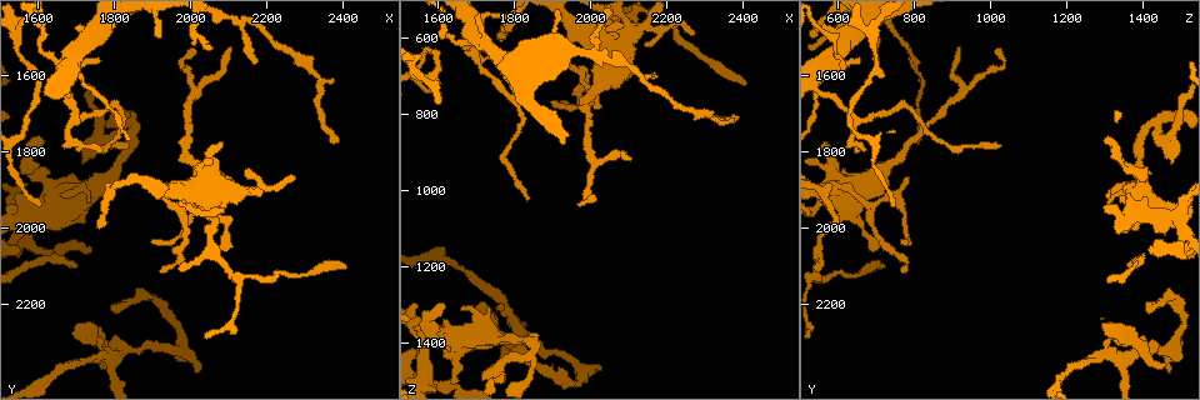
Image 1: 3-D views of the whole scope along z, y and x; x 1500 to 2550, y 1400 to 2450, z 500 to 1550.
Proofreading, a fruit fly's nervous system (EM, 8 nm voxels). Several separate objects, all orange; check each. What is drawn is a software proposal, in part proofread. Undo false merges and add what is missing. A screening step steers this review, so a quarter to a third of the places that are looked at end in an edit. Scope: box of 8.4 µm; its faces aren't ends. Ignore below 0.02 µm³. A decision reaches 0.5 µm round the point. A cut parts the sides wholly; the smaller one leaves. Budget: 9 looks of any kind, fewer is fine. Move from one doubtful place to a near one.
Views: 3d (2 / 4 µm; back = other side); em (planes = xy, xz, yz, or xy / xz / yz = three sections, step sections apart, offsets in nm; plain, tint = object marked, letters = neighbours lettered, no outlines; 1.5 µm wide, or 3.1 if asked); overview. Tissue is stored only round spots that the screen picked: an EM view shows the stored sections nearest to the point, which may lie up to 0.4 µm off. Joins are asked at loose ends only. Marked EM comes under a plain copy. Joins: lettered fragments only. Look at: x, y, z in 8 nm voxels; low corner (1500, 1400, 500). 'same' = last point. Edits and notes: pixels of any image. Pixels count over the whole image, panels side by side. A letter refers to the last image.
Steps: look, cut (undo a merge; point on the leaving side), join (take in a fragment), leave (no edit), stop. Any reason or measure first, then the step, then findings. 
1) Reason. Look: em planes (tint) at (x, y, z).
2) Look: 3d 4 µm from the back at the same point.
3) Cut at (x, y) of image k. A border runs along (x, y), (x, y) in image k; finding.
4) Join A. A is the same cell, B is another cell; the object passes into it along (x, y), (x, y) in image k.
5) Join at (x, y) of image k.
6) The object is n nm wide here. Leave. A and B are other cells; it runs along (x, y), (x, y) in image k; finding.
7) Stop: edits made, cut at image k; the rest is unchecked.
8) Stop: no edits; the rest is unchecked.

Thin end. Look: em planes (letters) at (1930, 2120, 760).

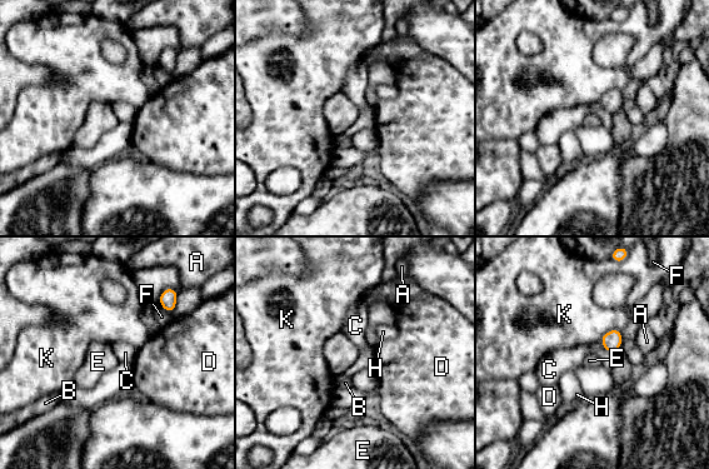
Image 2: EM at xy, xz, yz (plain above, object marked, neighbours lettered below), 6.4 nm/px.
Leave. A, B, C, D, E, F, H and K are other cells; a border runs along (599, 342), (612, 354) in image 2; none of them fits.

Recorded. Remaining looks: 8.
Thin end. Look: 3d 2 µm at (2175, 1570, 705).

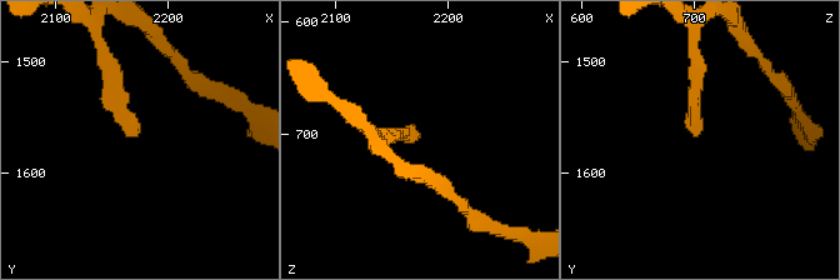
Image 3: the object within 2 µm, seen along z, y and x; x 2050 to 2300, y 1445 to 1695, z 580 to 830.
Look: em xz step 8 (letters) at (2166, 1566, 702).

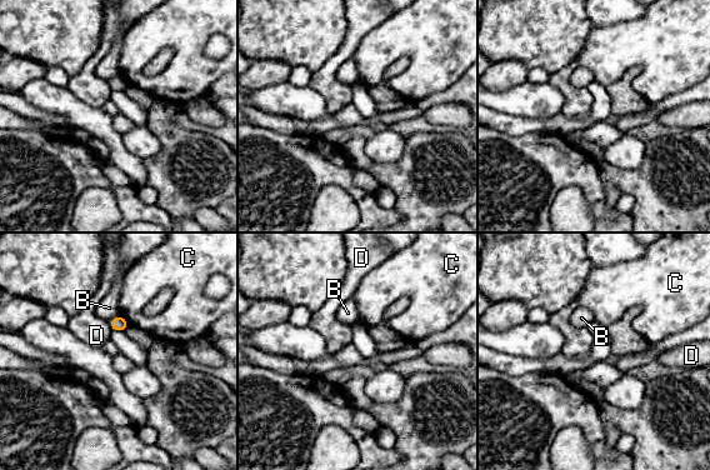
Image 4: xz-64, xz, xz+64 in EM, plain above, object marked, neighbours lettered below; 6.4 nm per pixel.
Look: em planes (letters) at the same point.

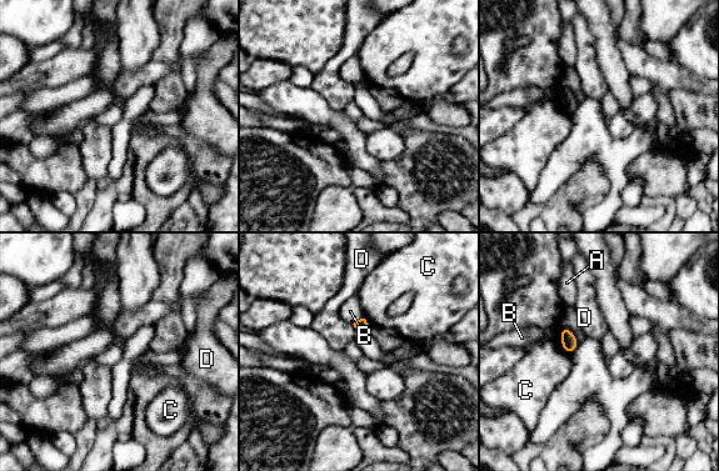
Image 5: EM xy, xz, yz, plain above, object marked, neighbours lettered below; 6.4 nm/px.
Leave. A, B, C and D are other cells; a border runs along (362, 317), (353, 324) in image 5; none of them fits.

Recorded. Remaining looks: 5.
Tapers out. Look: 3d 2 µm at (2010, 1870, 785).

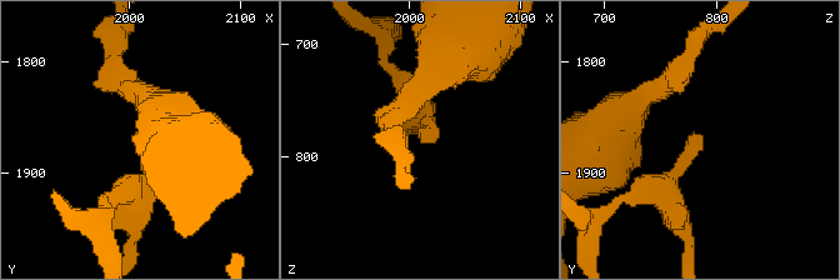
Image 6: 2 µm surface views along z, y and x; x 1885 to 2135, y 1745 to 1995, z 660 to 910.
Look: em planes (letters) at (2012, 1864, 786).

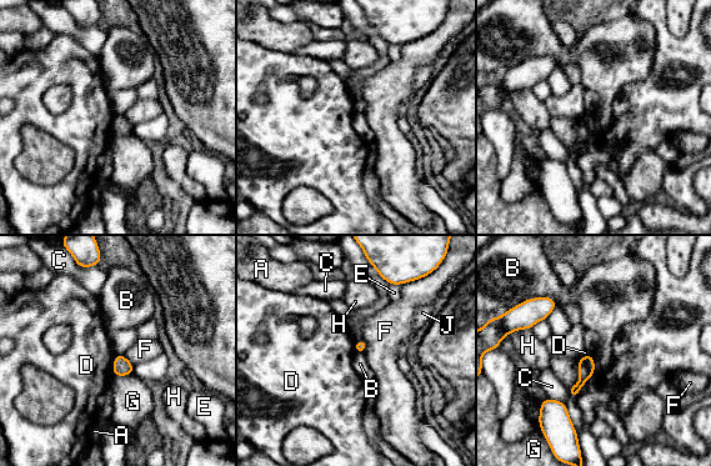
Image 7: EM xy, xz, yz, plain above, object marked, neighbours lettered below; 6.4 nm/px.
The object is 80 nm wide here. Leave. A, B, C, D, E, F, G, H and J are other cells; a border runs along (116, 354), (113, 361), (113, 376) in image 7; none of them fits.

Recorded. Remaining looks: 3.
An open end. Look: 3d 2 µm from the back at (2015, 2370, 1465).

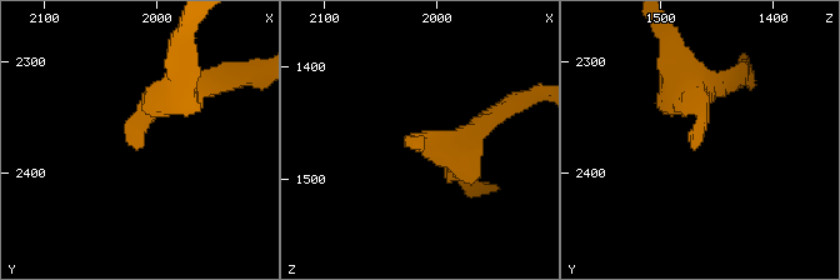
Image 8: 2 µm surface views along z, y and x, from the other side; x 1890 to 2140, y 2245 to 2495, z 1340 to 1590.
Need the tissue. Look: em planes (letters) at (2012, 2376, 1470).

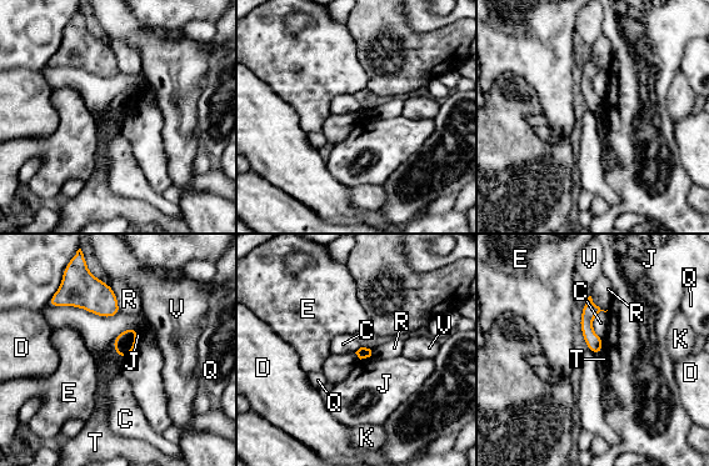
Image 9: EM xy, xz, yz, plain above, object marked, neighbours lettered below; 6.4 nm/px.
The object is 80 nm wide here; the longest contact is with C, 480 nm. Leave. C, D, E, J, K, Q, R, T and V are other cells; no lettered fragment goes on from it.

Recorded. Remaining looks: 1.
Stop: no edits; the rest is unchecked.

